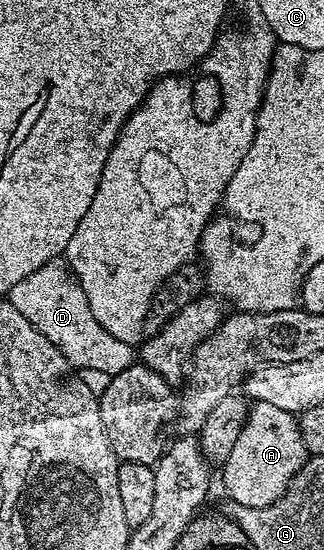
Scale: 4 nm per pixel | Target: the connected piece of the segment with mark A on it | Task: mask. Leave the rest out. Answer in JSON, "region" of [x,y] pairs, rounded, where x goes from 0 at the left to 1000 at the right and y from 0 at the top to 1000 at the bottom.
{"region":[[[778,729],[759,769],[710,820],[710,835],[685,847],[691,889],[719,918],[806,925],[843,918],[889,891],[904,864],[951,836],[951,815],[932,805],[917,753],[870,747],[836,733]]]}

